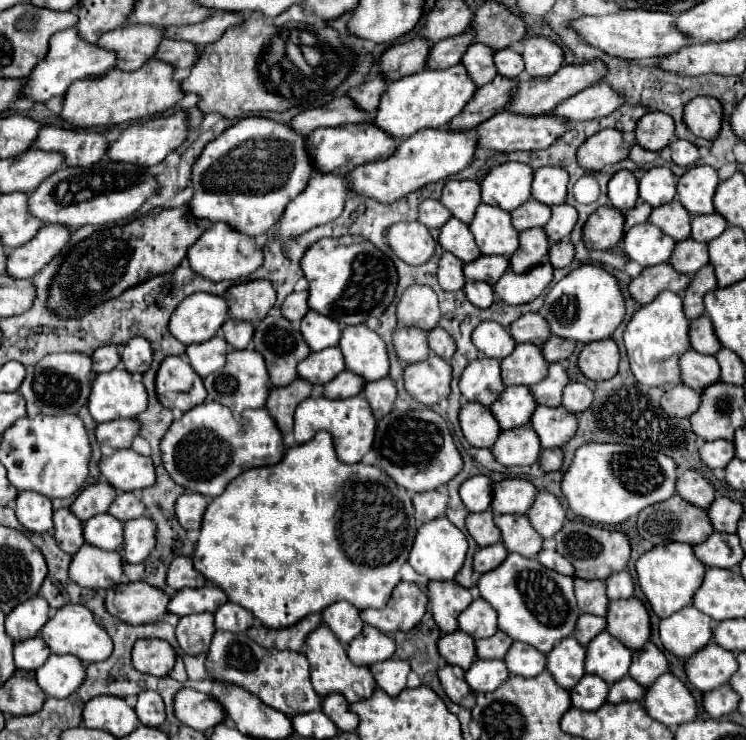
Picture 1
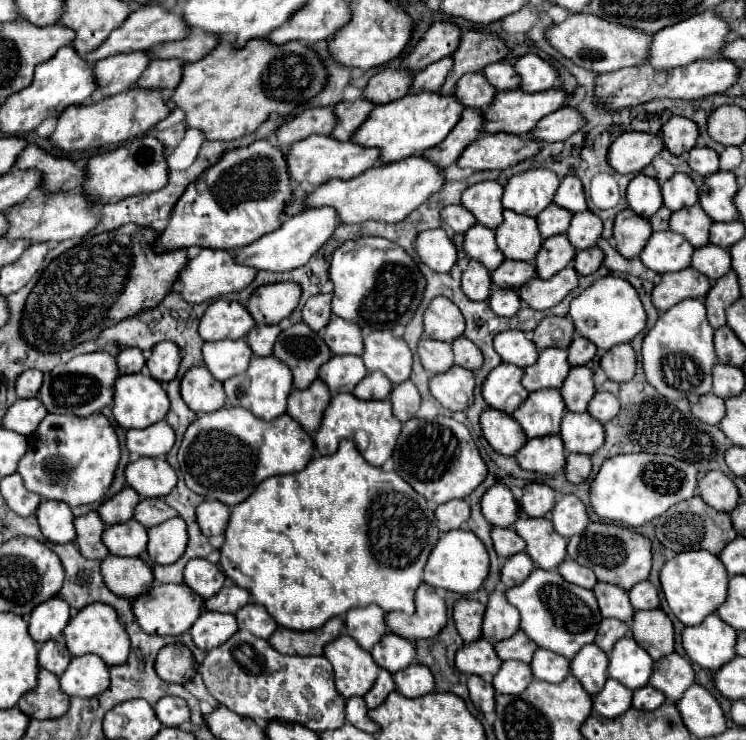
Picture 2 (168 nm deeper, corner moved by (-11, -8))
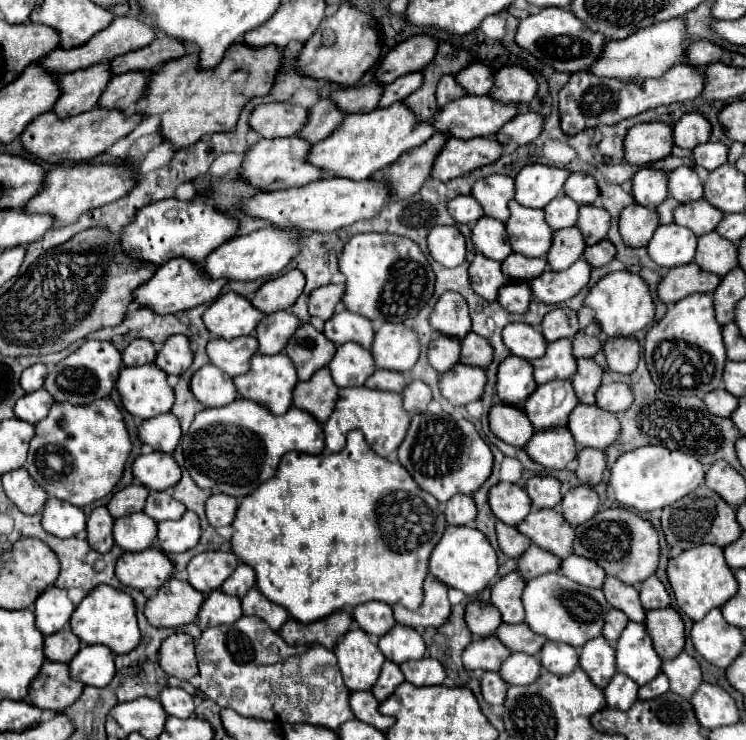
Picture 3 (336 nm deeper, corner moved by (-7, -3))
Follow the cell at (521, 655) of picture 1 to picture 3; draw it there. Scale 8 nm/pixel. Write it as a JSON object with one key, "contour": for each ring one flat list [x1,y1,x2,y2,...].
{"contour":[[548,641,548,645,544,645,544,649,540,651,542,667,556,675,572,673,578,667,578,659,580,659,578,649,556,641]]}

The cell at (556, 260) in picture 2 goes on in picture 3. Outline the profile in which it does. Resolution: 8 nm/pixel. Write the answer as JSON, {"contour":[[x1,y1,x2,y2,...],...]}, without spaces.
{"contour":[[576,227,560,229,554,233,554,243,548,251,548,265,552,271,568,269,574,261,578,261,584,253,584,235]]}

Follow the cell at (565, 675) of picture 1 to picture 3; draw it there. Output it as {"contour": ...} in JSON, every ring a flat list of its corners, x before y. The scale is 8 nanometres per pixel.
{"contour":[[596,637,582,647,580,667,588,673,596,687,604,689,616,673,616,649,604,641,604,637]]}

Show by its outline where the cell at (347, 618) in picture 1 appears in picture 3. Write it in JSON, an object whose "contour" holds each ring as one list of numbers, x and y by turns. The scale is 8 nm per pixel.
{"contour":[[382,601,362,603,362,605,354,607,352,615,354,615,354,621,372,637,382,637,396,625,392,607]]}

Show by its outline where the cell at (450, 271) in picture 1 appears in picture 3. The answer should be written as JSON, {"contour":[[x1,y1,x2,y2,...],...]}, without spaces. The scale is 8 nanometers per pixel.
{"contour":[[476,253,474,261,470,263,468,273,470,273,472,289,478,295,482,295,486,301,496,301,500,285,506,283,506,277,502,273,502,265,498,261,492,261,492,259]]}

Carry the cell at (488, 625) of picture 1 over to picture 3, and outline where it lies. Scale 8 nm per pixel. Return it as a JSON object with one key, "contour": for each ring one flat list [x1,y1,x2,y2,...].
{"contour":[[508,573,500,577,492,587,492,605,502,613,504,623,522,623,524,621,524,605,522,591,526,581,516,573]]}

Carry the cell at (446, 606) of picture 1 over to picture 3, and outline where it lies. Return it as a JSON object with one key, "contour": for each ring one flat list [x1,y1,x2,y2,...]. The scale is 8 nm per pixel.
{"contour":[[474,601,466,609,466,623,476,637,488,637,496,633,496,629,502,623,502,617,500,611,494,609,494,605]]}

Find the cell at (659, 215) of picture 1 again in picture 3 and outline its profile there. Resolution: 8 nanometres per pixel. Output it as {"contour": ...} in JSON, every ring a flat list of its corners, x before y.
{"contour":[[700,199,694,203,684,203,674,211,676,223,692,229,696,237,714,231,718,227,718,223,722,221,722,217,724,217,724,211,716,209,706,199]]}

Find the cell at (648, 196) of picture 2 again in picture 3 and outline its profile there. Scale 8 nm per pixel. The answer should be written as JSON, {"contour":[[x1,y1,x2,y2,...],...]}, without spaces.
{"contour":[[644,167,634,175,632,195,644,207,658,207,668,197,668,175,654,167]]}

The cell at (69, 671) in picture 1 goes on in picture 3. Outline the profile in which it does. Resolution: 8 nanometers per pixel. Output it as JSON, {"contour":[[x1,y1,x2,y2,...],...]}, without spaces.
{"contour":[[84,645,70,661,70,675,84,685,104,687,116,675,114,653,104,645]]}

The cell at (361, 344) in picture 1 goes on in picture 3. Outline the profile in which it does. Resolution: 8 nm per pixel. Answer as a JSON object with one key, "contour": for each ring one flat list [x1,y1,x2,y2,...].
{"contour":[[384,323,376,331,372,355,378,369,410,371,420,357,418,335,404,323]]}

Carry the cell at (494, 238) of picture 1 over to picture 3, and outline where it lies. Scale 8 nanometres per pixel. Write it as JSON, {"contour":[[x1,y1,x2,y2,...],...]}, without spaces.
{"contour":[[510,201,510,219,506,229,514,253,524,257,544,257,552,247,552,229,544,219,542,209,522,207,518,201]]}

